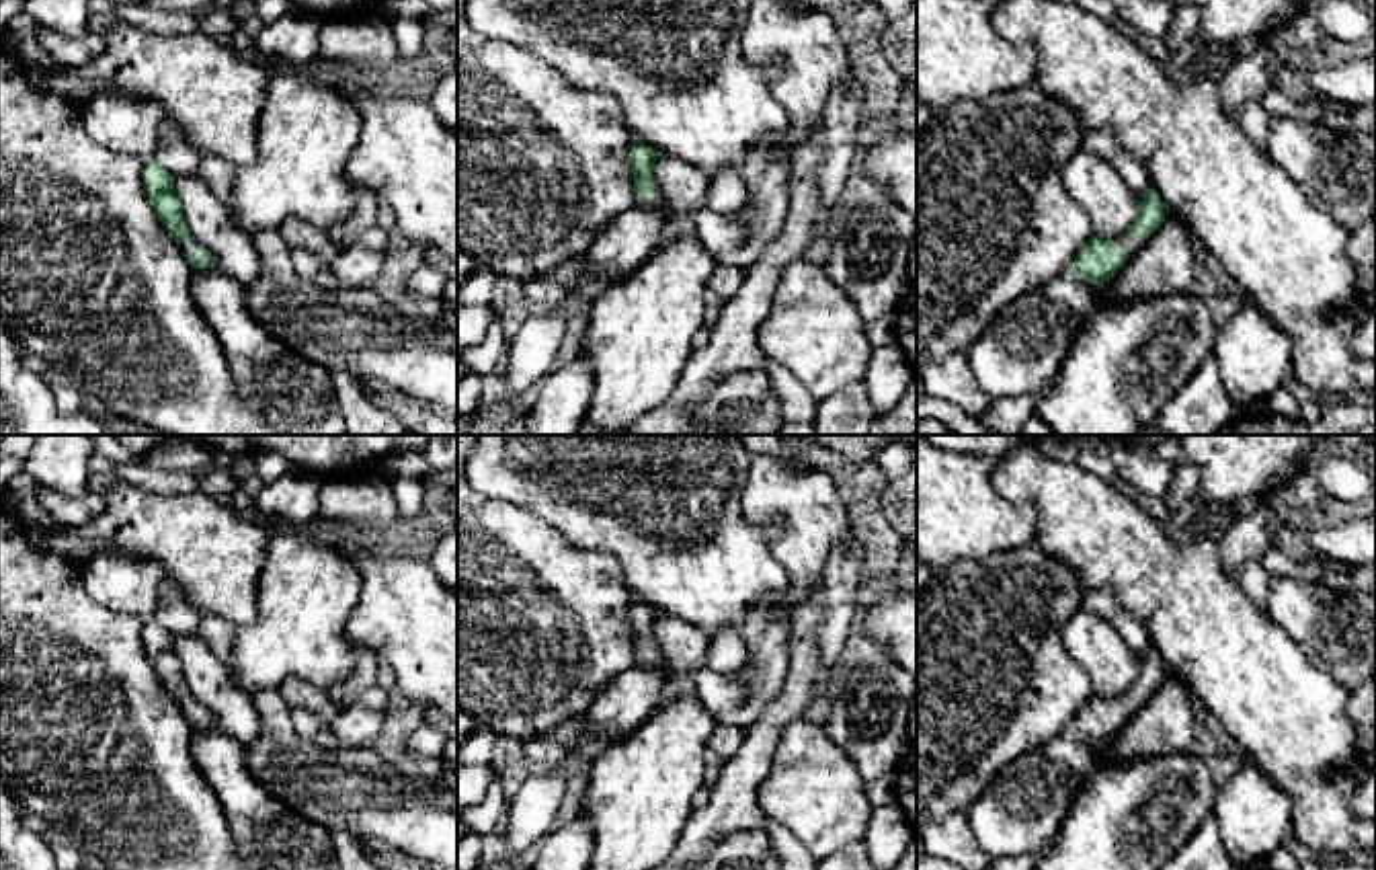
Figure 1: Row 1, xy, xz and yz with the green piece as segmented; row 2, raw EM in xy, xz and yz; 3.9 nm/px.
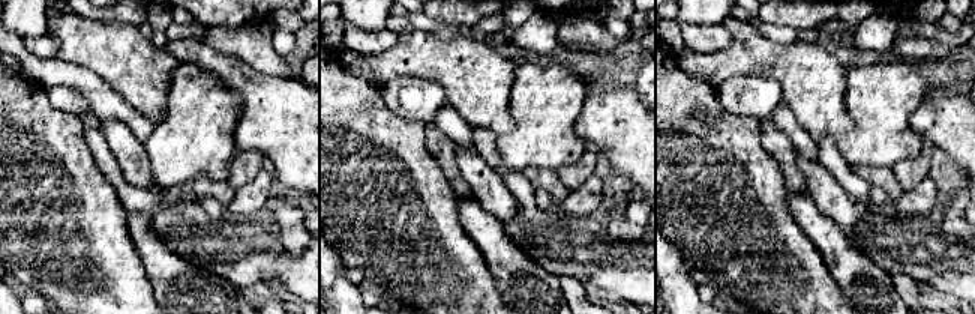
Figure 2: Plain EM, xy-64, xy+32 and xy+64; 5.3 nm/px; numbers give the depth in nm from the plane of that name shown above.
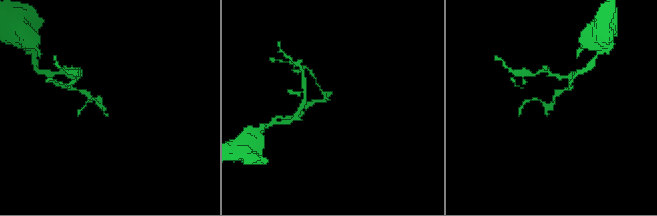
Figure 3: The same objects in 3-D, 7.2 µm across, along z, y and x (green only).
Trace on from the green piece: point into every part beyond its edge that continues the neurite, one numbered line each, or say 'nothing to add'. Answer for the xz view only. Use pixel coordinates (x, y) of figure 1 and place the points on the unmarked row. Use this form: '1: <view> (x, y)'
1: xz (655, 661)

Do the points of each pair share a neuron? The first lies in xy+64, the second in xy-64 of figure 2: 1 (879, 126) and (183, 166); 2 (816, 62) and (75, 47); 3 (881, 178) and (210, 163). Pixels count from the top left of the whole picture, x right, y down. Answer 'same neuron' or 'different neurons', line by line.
1: same neuron
2: same neuron
3: different neurons

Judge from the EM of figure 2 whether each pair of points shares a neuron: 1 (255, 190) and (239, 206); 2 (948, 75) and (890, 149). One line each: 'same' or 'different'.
1: same
2: same

